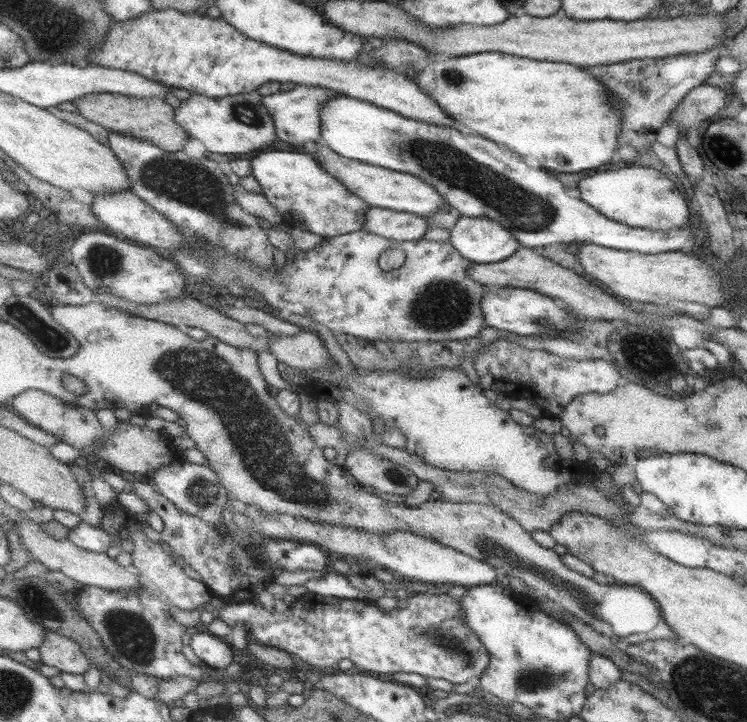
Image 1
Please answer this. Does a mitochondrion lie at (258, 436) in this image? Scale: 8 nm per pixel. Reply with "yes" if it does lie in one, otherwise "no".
yes

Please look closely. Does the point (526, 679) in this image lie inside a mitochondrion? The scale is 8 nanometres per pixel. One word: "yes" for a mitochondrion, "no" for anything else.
yes

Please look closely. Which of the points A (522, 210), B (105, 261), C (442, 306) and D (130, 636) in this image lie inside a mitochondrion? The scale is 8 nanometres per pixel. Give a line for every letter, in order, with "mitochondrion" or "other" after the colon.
A: mitochondrion
B: mitochondrion
C: mitochondrion
D: mitochondrion

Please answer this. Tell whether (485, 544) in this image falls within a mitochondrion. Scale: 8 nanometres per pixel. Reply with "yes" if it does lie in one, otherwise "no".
yes

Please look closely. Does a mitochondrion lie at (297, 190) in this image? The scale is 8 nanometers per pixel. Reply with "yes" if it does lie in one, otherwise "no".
no

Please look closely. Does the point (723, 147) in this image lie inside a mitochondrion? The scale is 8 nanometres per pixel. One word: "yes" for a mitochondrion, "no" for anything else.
yes

